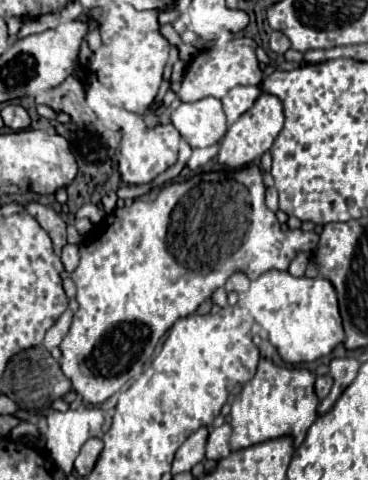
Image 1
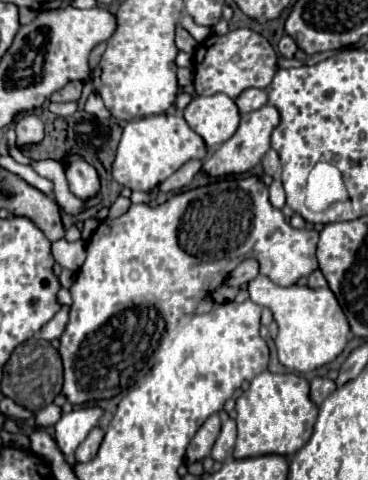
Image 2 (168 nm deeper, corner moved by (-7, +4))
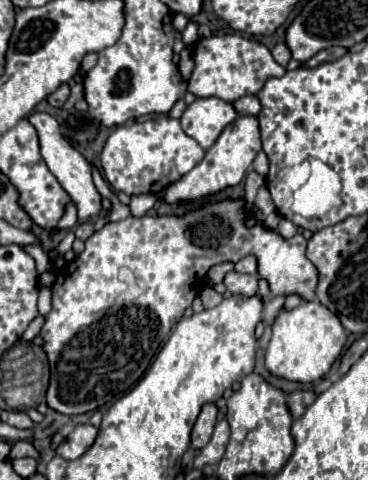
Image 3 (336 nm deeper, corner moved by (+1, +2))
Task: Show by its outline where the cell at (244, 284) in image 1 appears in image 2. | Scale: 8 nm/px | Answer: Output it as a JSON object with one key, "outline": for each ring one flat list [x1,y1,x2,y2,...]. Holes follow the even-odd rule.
{"outline":[[246,259,228,275,226,285,242,287,242,285,248,285,256,275,258,275,258,263,254,259]]}

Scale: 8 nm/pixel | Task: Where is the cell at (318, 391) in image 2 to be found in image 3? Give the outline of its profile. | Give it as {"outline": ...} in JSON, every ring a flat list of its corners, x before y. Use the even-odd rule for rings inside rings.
{"outline":[[294,391,288,395,286,403,288,403,288,409,292,413,292,417,300,417,304,413,304,409,308,409,308,405,312,405,312,401,316,399,314,391]]}

